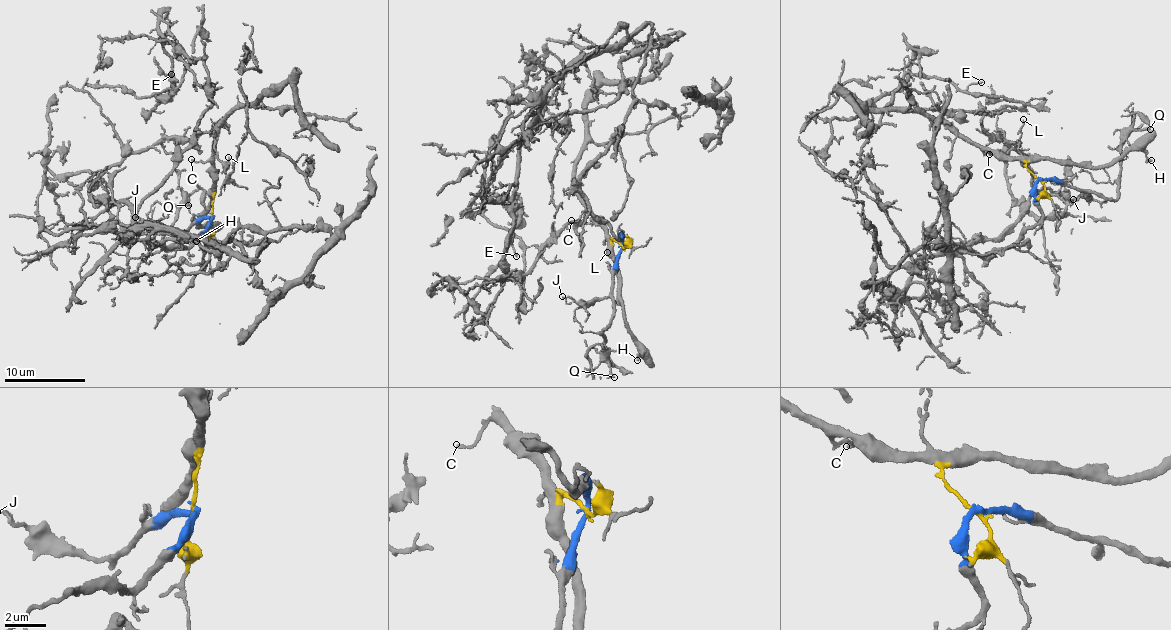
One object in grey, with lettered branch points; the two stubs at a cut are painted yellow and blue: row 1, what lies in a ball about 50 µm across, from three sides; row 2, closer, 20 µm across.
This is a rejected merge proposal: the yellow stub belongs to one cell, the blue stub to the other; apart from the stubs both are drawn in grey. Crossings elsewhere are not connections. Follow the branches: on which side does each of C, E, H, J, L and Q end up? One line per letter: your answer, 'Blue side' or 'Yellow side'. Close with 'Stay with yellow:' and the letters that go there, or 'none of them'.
C: Yellow side
E: Blue side
H: Yellow side
J: Blue side
L: Yellow side
Q: Blue side
Stay with yellow: C, H, L

